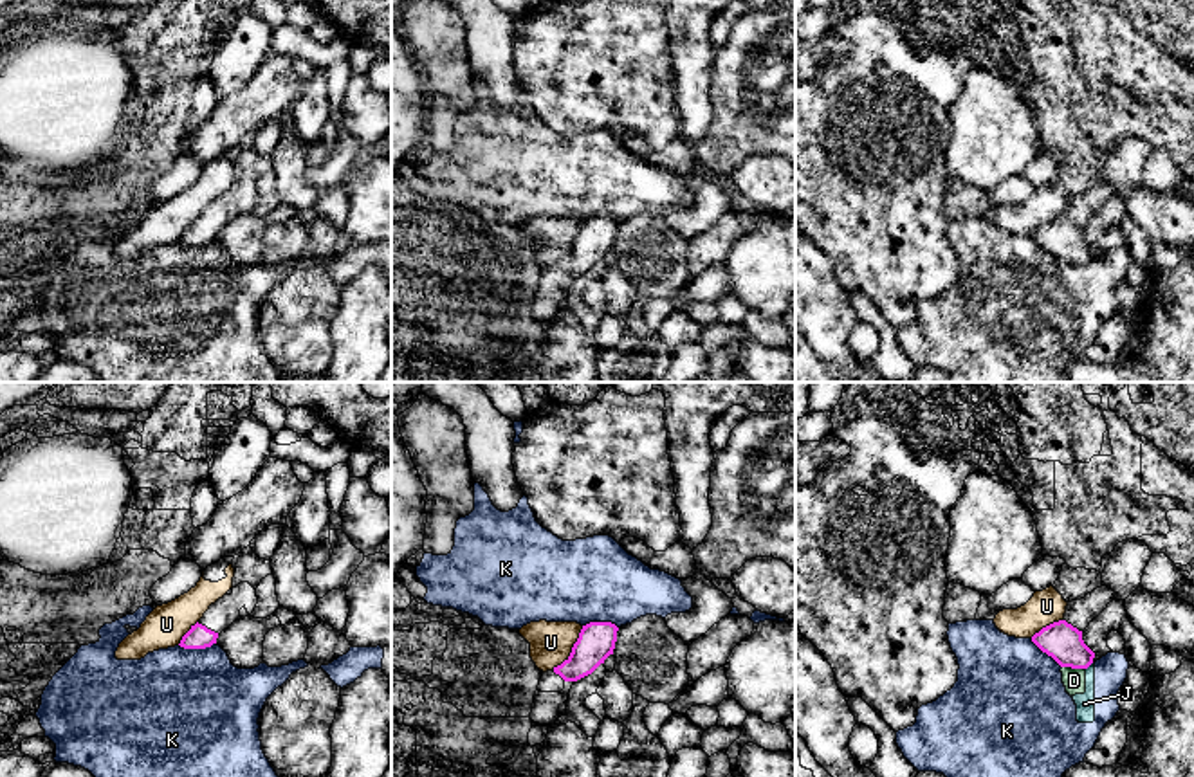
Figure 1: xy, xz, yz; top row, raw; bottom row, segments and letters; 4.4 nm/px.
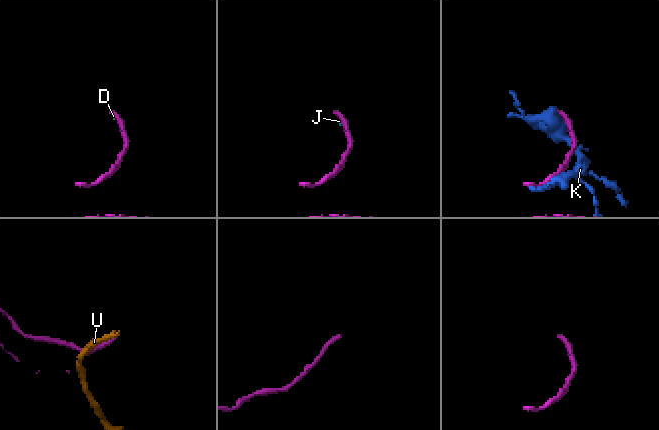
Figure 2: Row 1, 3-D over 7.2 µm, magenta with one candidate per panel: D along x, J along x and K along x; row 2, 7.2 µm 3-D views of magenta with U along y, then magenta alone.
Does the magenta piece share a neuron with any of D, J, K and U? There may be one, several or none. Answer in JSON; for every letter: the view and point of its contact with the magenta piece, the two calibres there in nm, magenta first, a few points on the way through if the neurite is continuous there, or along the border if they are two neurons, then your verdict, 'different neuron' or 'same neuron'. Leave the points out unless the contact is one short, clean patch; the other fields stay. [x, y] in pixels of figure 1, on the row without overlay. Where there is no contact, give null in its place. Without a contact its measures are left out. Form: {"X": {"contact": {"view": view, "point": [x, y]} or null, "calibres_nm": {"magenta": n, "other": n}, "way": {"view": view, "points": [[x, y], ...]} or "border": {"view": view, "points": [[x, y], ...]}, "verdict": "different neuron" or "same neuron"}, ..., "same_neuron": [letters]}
{"D": {"contact": {"view": "yz", "point": [1074, 264]}, "calibres_nm": {"magenta": 170, "other": 100}, "border": {"view": "yz", "points": [[1063, 262], [1083, 265]]}, "verdict": "different neuron"}, "J": {"contact": {"view": "yz", "point": [1088, 262]}, "calibres_nm": {"magenta": 170, "other": 80}, "border": {"view": "yz", "points": [[1093, 258], [1084, 265]]}, "verdict": "different neuron"}, "K": {"contact": {"view": "xy", "point": [197, 244]}, "calibres_nm": {"magenta": 110, "other": 500}, "verdict": "different neuron"}, "U": {"contact": {"view": "xz", "point": [572, 246]}, "calibres_nm": {"magenta": 170, "other": 190}, "verdict": "different neuron"}, "same_neuron": []}

